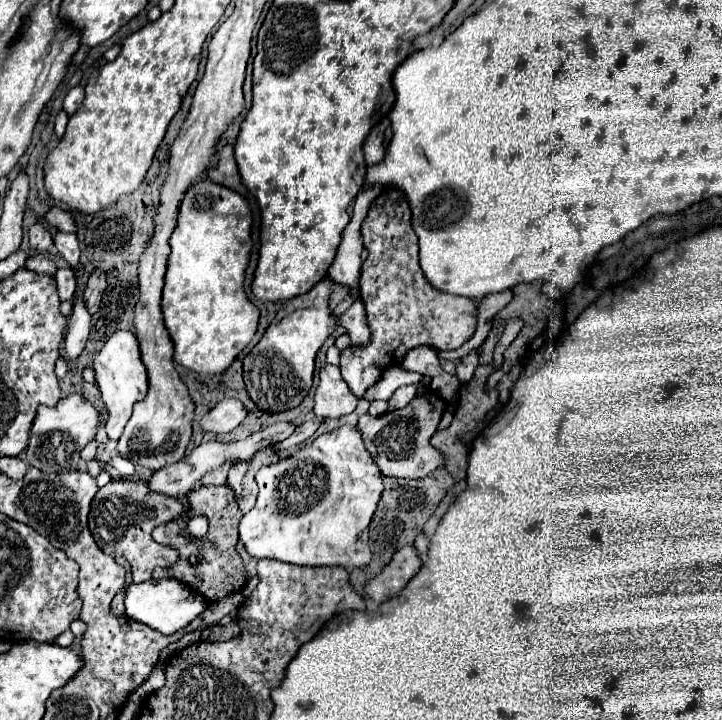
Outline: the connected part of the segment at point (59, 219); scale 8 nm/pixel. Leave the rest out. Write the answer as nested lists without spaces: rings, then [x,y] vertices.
[[[52,208],[48,214],[44,214],[44,222],[58,228],[58,230],[64,230],[64,232],[76,232],[74,216],[66,210],[60,210],[60,208]]]

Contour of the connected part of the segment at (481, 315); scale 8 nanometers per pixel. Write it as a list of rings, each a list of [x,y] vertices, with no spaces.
[[[512,290],[484,296],[484,300],[480,300],[480,304],[478,304],[478,326],[476,326],[474,336],[462,348],[458,348],[458,350],[438,352],[438,358],[440,360],[460,360],[462,356],[466,356],[468,352],[472,352],[474,348],[478,348],[486,340],[486,336],[488,336],[488,332],[492,328],[494,314],[500,312],[510,300],[512,300]]]

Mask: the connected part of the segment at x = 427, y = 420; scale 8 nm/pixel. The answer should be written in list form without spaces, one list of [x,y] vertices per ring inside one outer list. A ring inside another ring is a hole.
[[[424,394],[414,398],[408,406],[400,410],[392,410],[376,418],[370,414],[364,414],[360,416],[356,428],[360,430],[368,452],[372,454],[376,466],[384,476],[410,478],[410,480],[424,478],[444,464],[442,454],[430,444],[430,438],[436,432],[442,412],[444,412],[444,400],[436,394]],[[428,396],[432,396],[432,400]]]

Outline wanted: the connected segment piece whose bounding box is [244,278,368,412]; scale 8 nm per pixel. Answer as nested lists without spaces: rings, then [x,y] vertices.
[[[322,280],[310,292],[286,302],[278,316],[268,326],[262,340],[244,358],[244,382],[250,398],[264,412],[284,412],[296,408],[312,386],[314,358],[326,338],[336,330],[336,326],[346,328],[352,344],[368,344],[368,324],[364,304],[356,300],[340,318],[336,318],[328,308],[330,280]]]

